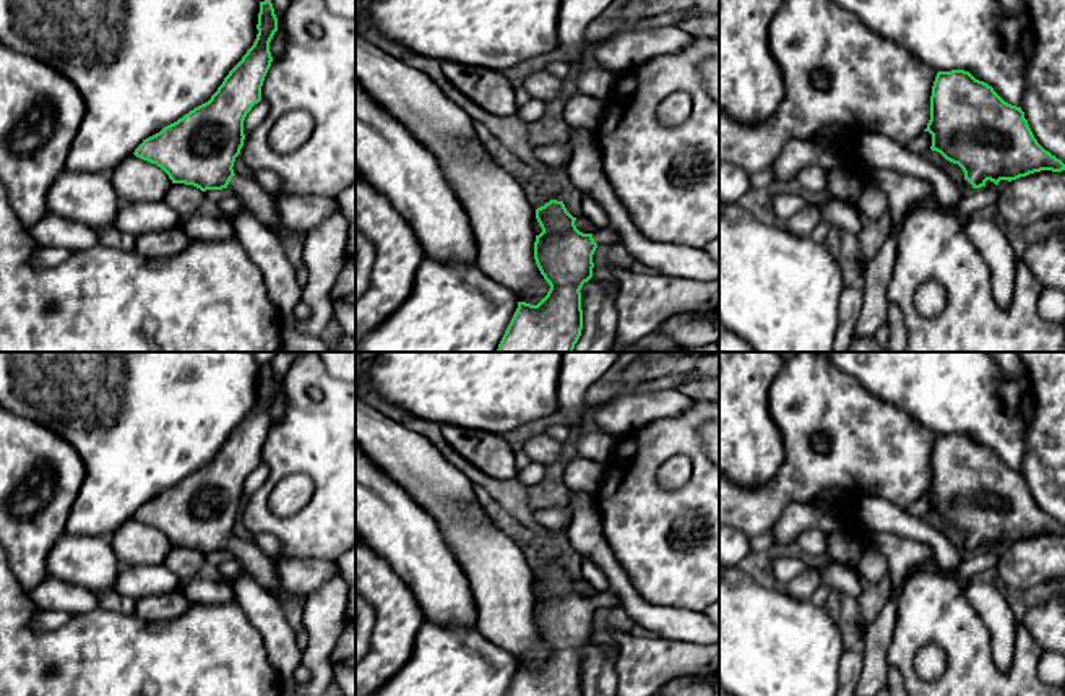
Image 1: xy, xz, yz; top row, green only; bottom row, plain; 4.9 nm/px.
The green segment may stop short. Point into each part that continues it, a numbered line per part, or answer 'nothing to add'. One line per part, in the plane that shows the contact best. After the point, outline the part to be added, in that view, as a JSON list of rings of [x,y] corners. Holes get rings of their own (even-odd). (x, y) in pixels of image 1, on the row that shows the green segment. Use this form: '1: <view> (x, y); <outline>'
1: xy (263, 205); [[[234,175],[227,185],[227,191],[235,193],[244,208],[252,211],[257,219],[276,235],[286,235],[287,230],[278,214],[278,195],[263,190],[253,177],[237,177]]]

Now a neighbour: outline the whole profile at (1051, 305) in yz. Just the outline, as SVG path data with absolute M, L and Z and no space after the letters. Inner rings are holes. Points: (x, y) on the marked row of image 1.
M1044 287L1037 300L1037 311L1042 320L1065 323L1065 295L1059 289Z

